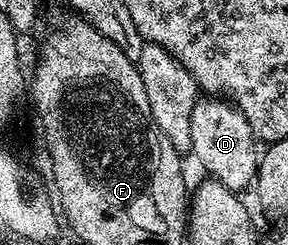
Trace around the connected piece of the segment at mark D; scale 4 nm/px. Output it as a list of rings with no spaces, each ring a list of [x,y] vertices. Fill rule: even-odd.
[[[199,97],[192,109],[192,145],[189,154],[198,158],[209,178],[220,181],[229,191],[245,192],[246,186],[258,178],[259,148],[254,148],[256,136],[248,117],[222,97]]]

